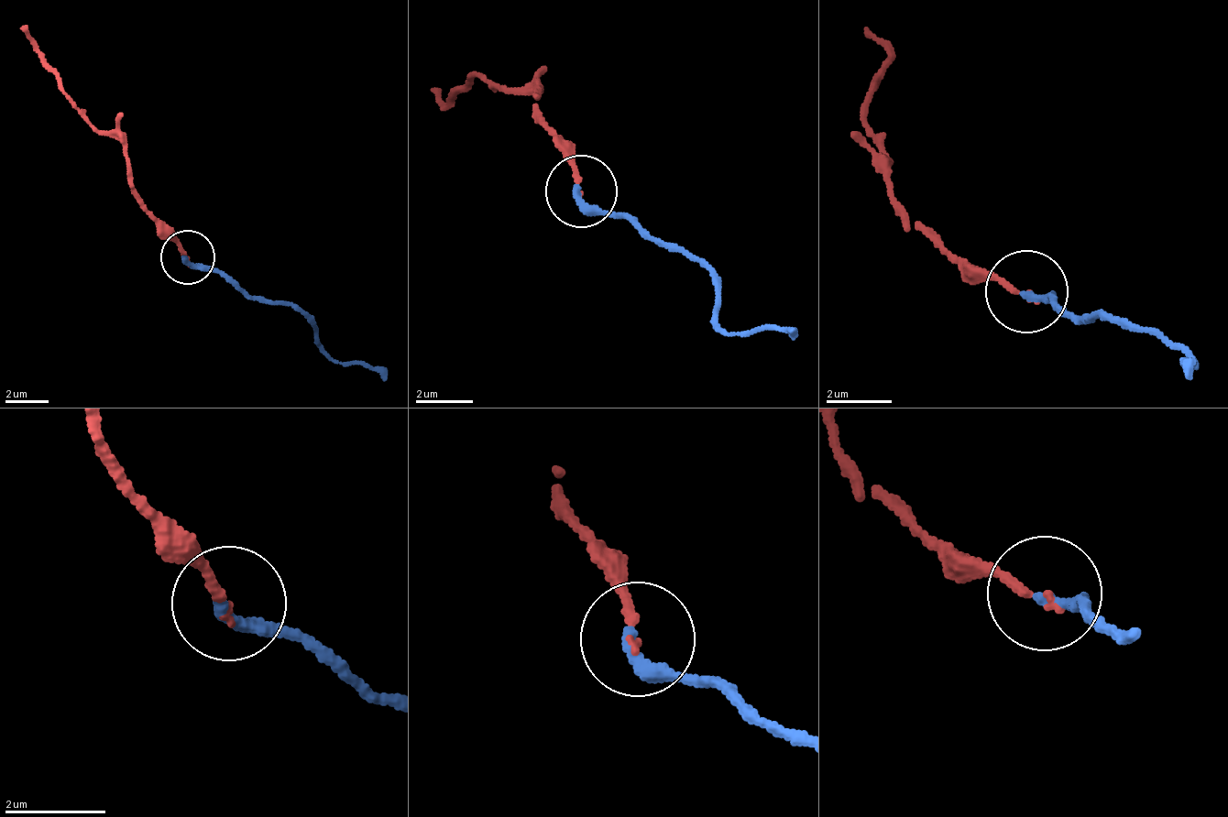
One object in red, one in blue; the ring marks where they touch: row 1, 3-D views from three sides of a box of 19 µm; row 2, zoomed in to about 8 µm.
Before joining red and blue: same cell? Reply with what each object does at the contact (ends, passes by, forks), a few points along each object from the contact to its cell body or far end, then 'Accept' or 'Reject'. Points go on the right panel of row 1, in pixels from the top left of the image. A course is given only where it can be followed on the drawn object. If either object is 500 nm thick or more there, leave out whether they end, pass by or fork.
At the ring red ends. At the ring blue ends. Course of red: (1028, 288), (982, 277), (893, 197), (893, 158), (866, 120), (891, 49), (870, 31). Course of blue: (1028, 288), (1079, 323), (1104, 311), (1194, 362), (1185, 357), (1189, 375). Accept

